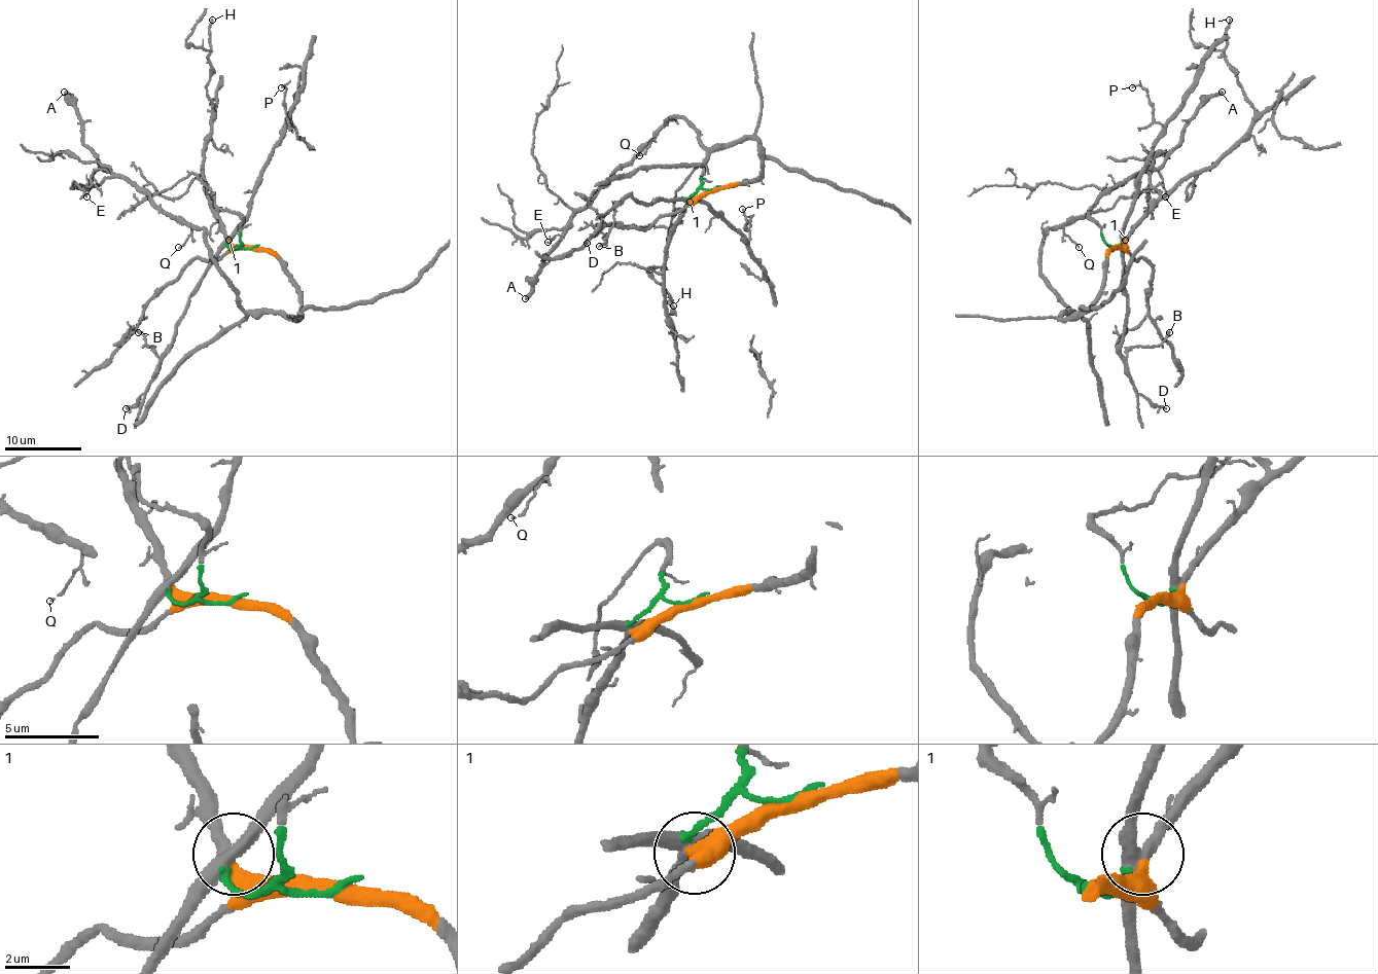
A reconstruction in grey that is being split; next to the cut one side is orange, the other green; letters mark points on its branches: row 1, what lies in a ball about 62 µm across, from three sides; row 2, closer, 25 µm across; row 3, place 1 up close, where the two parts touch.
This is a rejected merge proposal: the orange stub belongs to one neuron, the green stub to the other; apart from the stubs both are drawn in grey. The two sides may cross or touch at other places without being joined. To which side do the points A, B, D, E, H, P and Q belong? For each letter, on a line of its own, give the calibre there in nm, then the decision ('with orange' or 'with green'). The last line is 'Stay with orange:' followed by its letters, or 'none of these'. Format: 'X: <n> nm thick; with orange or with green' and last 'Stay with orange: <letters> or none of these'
A: 360 nm thick; with orange
B: 190 nm thick; with green
D: 120 nm thick; with green
E: 110 nm thick; with orange
H: 200 nm thick; with orange
P: 120 nm thick; with green
Q: 110 nm thick; with orange
Stay with orange: A, E, H, Q

